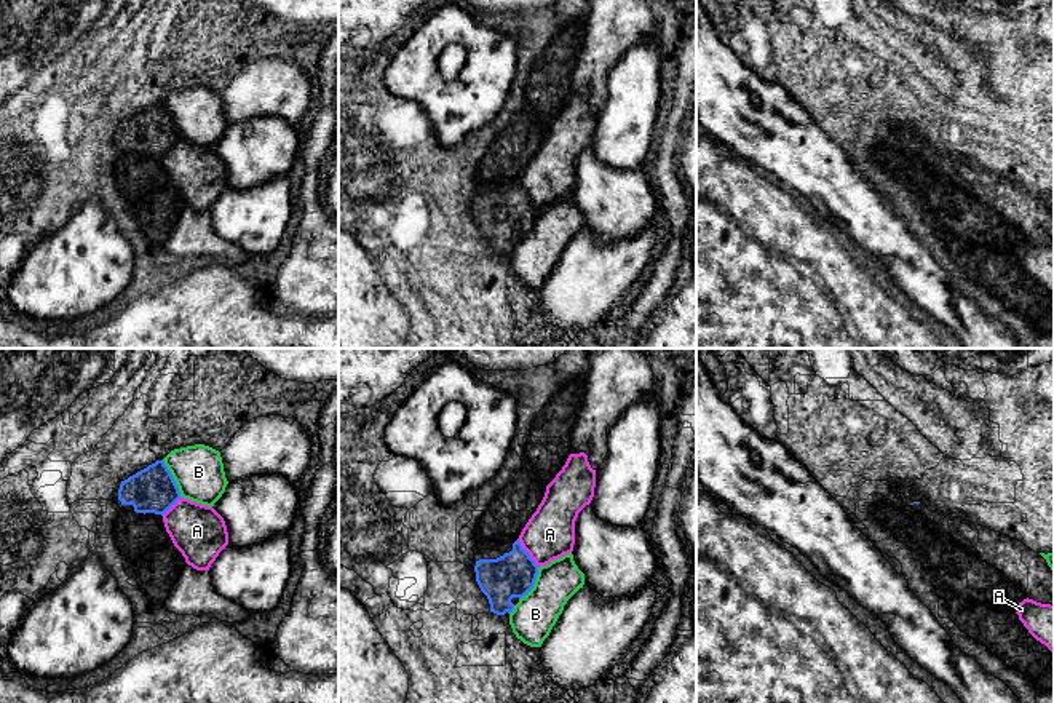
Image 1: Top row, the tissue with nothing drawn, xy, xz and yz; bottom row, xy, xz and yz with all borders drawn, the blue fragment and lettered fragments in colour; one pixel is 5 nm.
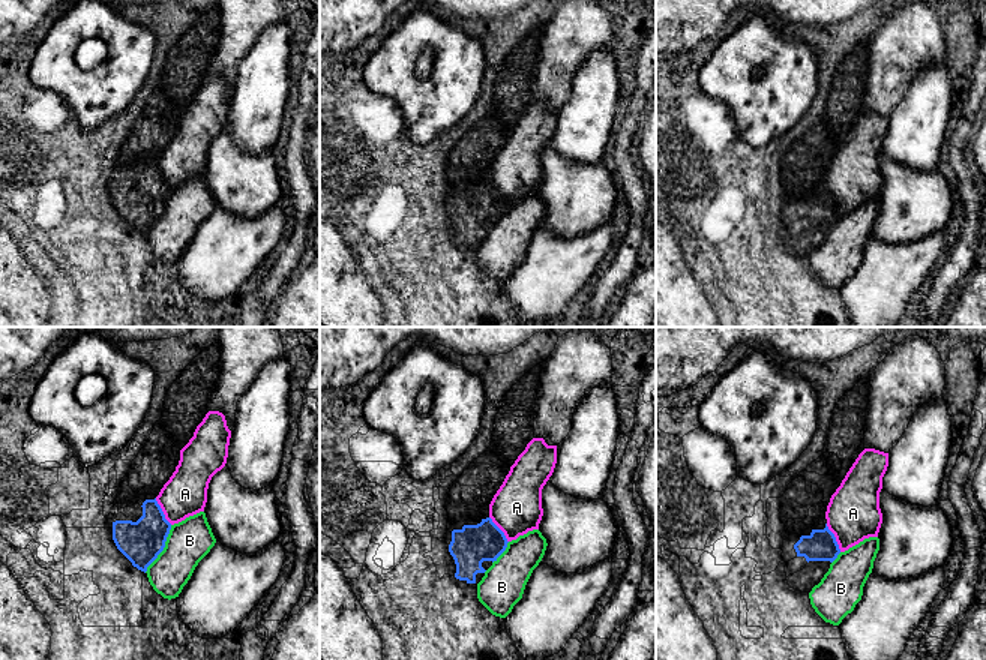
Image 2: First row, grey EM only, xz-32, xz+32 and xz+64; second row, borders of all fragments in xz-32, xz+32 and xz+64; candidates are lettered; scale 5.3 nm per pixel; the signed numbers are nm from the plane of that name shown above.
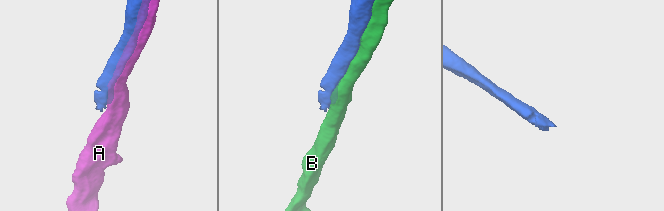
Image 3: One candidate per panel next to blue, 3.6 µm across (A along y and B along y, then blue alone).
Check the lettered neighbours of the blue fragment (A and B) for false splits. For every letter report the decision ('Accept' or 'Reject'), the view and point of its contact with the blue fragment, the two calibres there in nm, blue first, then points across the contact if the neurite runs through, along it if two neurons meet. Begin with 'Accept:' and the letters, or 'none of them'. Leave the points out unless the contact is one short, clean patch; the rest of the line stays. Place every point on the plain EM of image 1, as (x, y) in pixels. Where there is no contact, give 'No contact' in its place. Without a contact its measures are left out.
Accept: none of them
A: Reject. Touches blue at xz (527, 195). Thickness 220 nm (blue) against 260 nm
B: Reject. Touches blue at xy (173, 120). Thickness 220 nm (blue) against 260 nm

